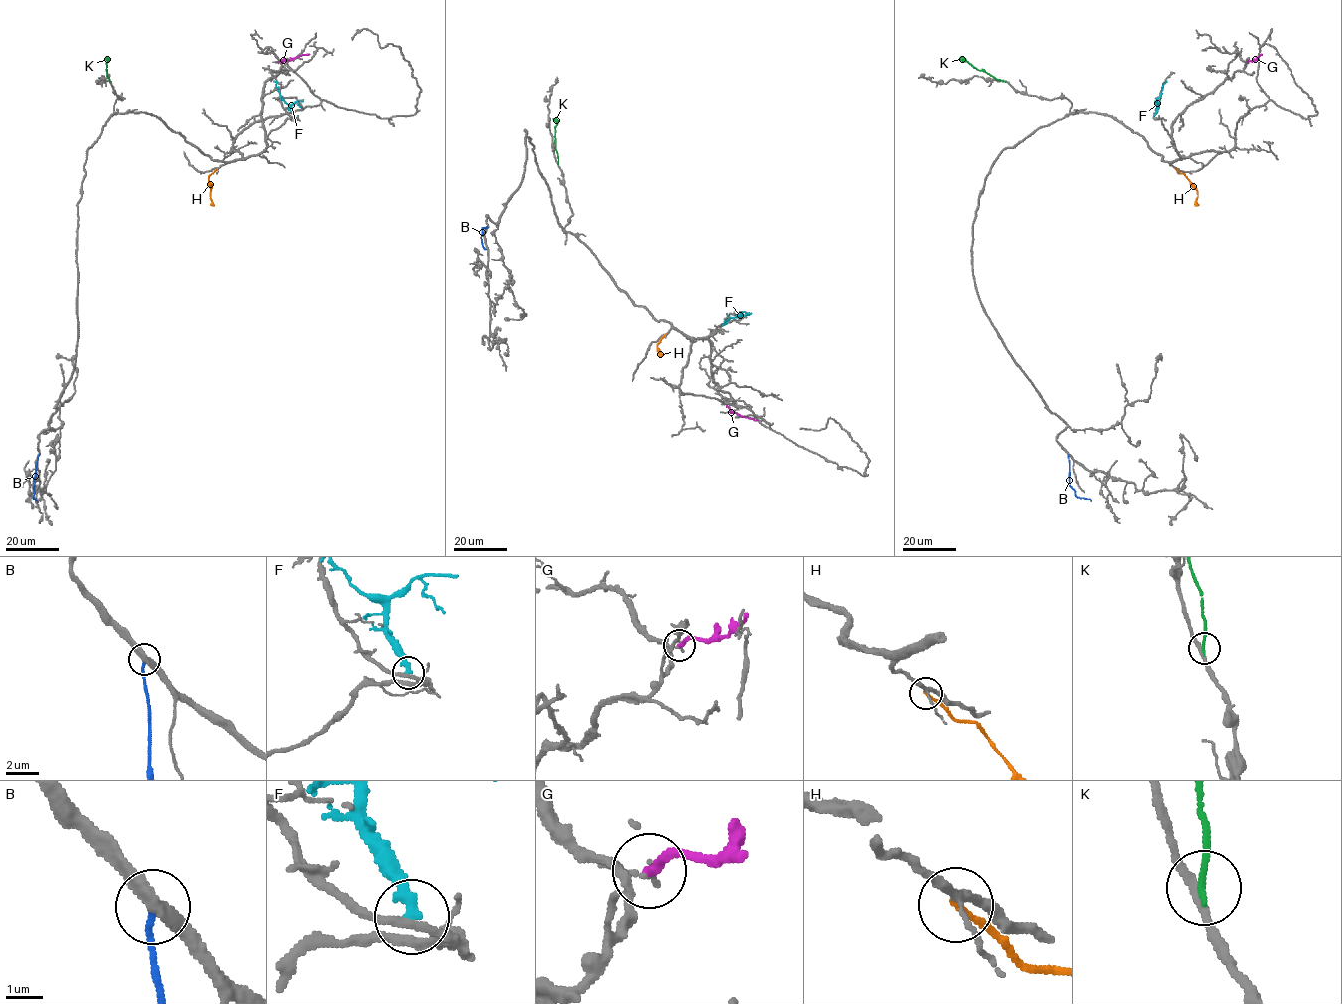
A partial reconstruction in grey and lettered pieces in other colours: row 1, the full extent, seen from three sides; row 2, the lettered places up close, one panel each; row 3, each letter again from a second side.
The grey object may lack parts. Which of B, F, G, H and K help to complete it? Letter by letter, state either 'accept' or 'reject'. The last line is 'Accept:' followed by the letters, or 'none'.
B: reject
F: reject
G: reject
H: reject
K: reject
Accept: none

